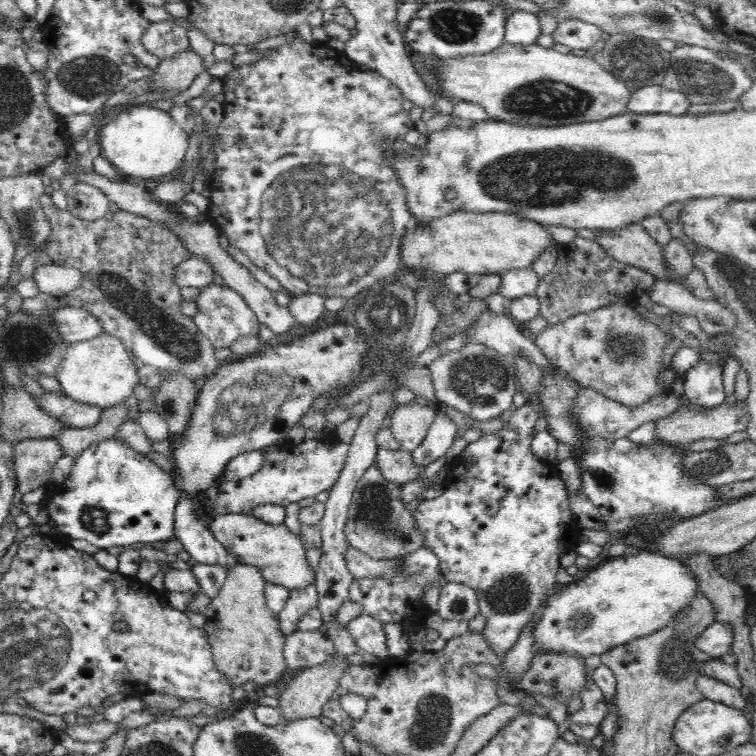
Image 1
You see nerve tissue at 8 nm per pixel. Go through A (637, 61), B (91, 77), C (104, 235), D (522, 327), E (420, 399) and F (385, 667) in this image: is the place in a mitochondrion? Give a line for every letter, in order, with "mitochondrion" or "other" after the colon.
A: mitochondrion
B: mitochondrion
C: other
D: other
E: other
F: other

